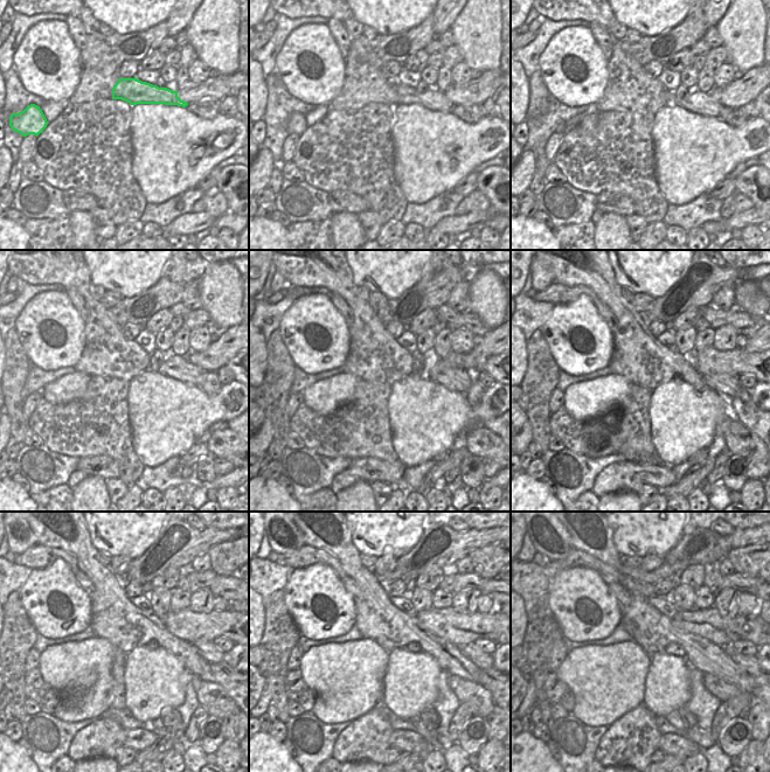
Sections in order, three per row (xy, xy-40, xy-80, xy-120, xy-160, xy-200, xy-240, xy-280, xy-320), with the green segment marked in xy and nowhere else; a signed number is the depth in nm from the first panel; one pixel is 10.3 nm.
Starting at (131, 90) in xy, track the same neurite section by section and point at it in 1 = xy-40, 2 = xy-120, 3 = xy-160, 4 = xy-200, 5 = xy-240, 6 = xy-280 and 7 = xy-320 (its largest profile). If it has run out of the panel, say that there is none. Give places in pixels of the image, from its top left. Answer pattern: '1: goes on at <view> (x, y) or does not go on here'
1: goes on at xy-40 (436, 101)
2: goes on at xy-120 (179, 368)
3: goes on at xy-160 (458, 380)
4: goes on at xy-200 (723, 383)
5: goes on at xy-240 (207, 649)
6: goes on at xy-280 (483, 660)
7: goes on at xy-320 (748, 663)

